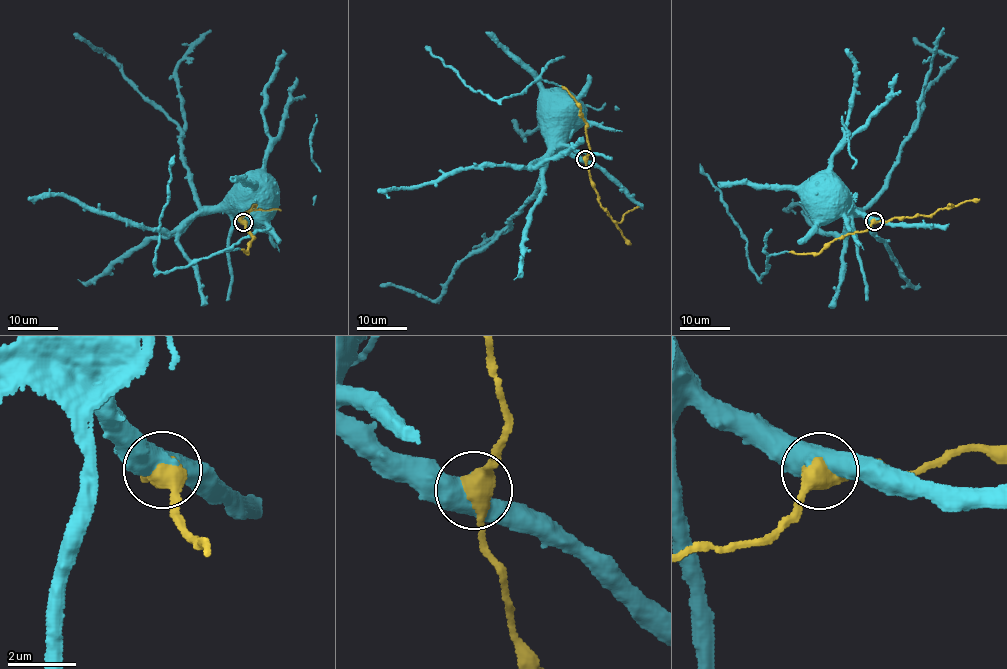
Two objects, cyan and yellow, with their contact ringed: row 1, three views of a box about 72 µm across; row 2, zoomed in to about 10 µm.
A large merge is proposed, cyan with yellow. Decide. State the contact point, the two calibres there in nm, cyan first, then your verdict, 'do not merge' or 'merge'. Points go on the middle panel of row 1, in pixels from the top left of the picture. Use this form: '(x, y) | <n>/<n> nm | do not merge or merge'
(585, 159) | 550/480 nm | merge

